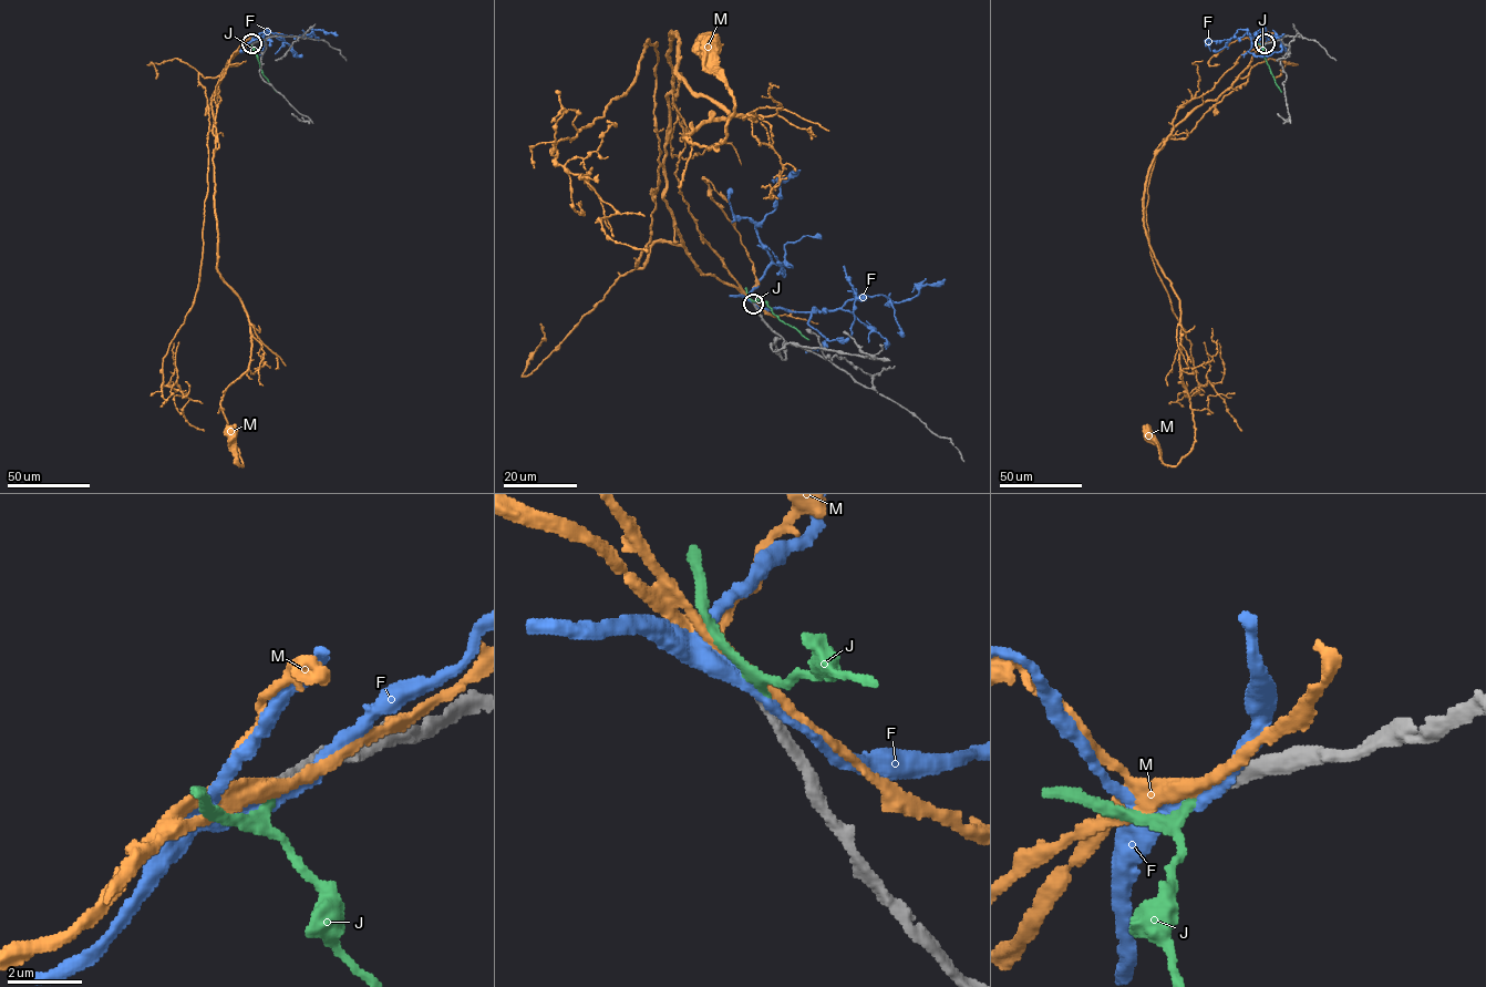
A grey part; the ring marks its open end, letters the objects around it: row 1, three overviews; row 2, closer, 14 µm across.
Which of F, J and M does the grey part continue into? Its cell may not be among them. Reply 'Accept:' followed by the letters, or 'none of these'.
Accept: M

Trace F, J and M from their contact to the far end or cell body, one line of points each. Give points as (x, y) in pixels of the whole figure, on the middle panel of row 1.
F: (754, 305), (824, 311), (862, 295), (884, 295), (900, 302), (911, 299), (921, 287), (946, 279)
J: (753, 304), (759, 299), (765, 301), (776, 316), (808, 339)
M: (753, 304), (663, 197), (669, 33), (695, 93), (754, 116), (685, 139), (715, 147), (733, 112), (713, 44)

